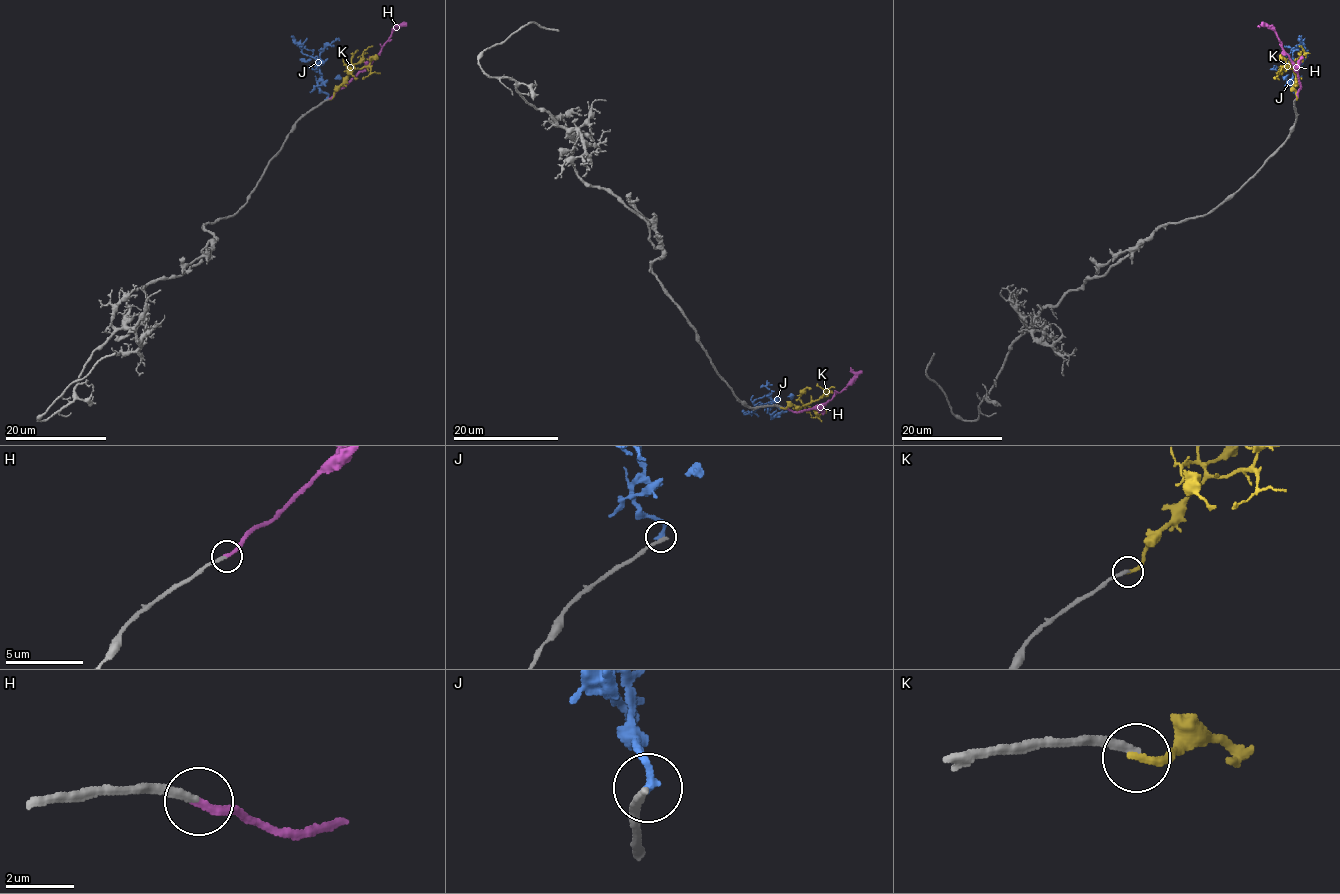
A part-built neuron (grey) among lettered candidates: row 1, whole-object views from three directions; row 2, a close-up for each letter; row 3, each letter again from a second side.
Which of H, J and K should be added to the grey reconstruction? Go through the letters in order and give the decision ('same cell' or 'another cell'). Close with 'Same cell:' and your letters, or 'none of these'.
H: same cell
J: another cell
K: another cell
Same cell: H

